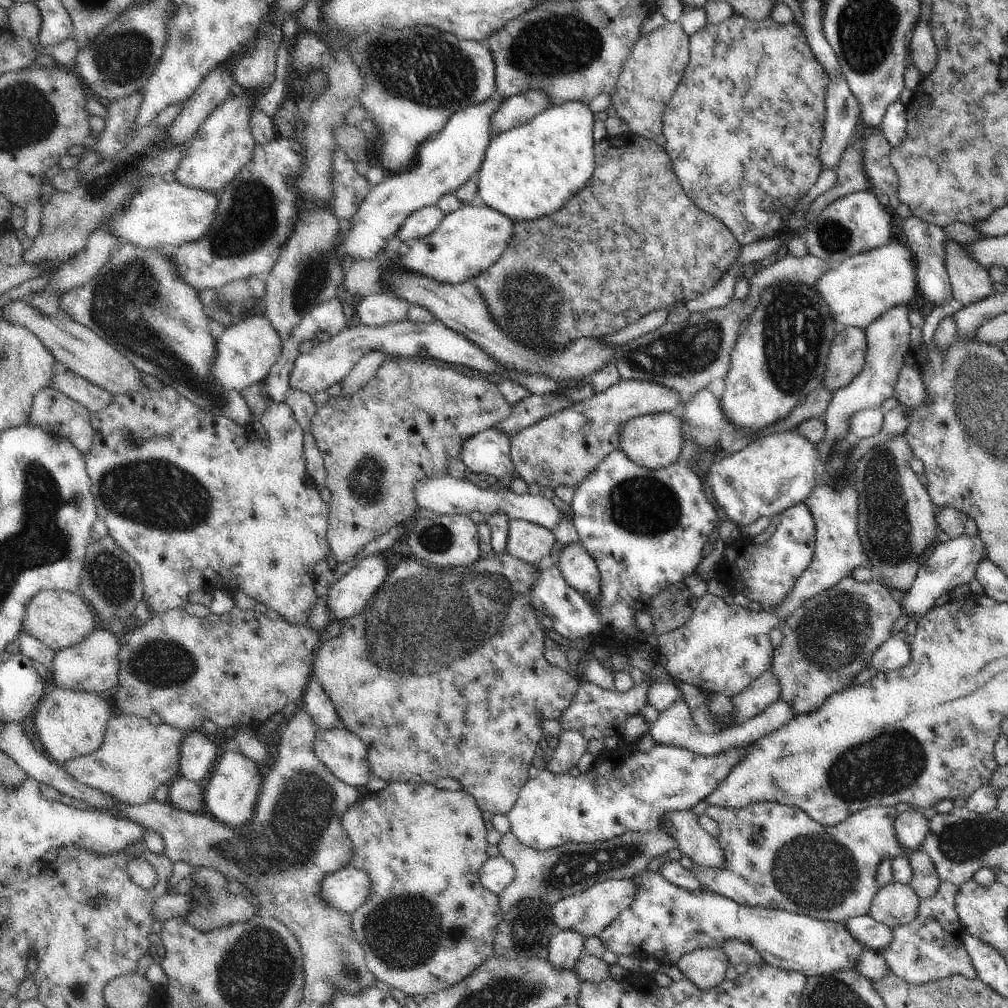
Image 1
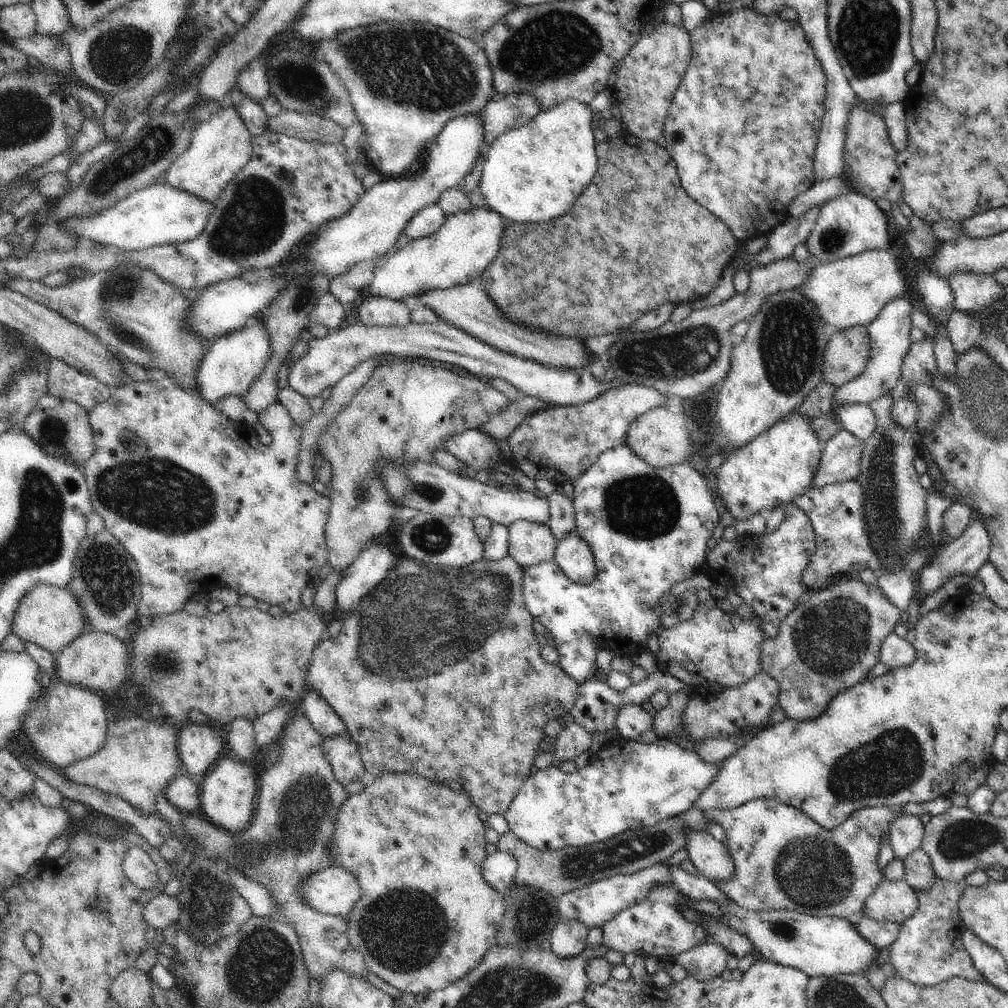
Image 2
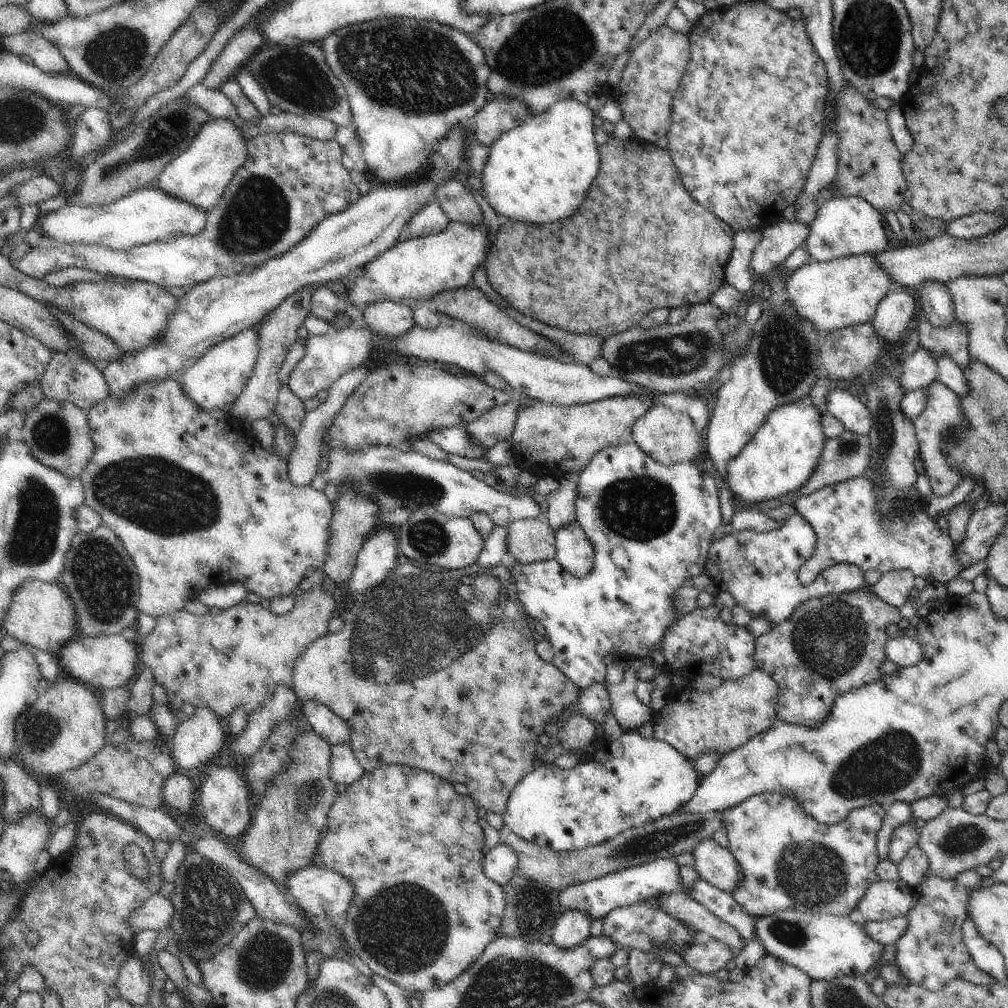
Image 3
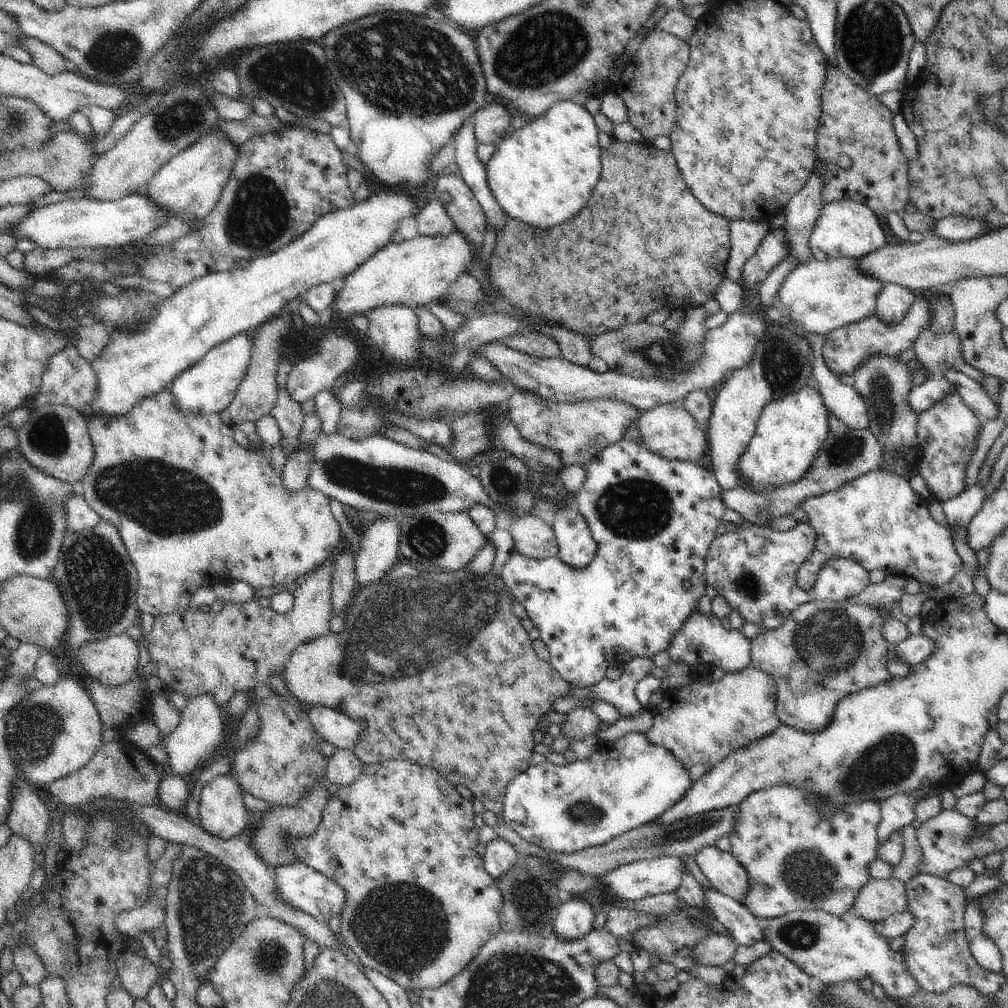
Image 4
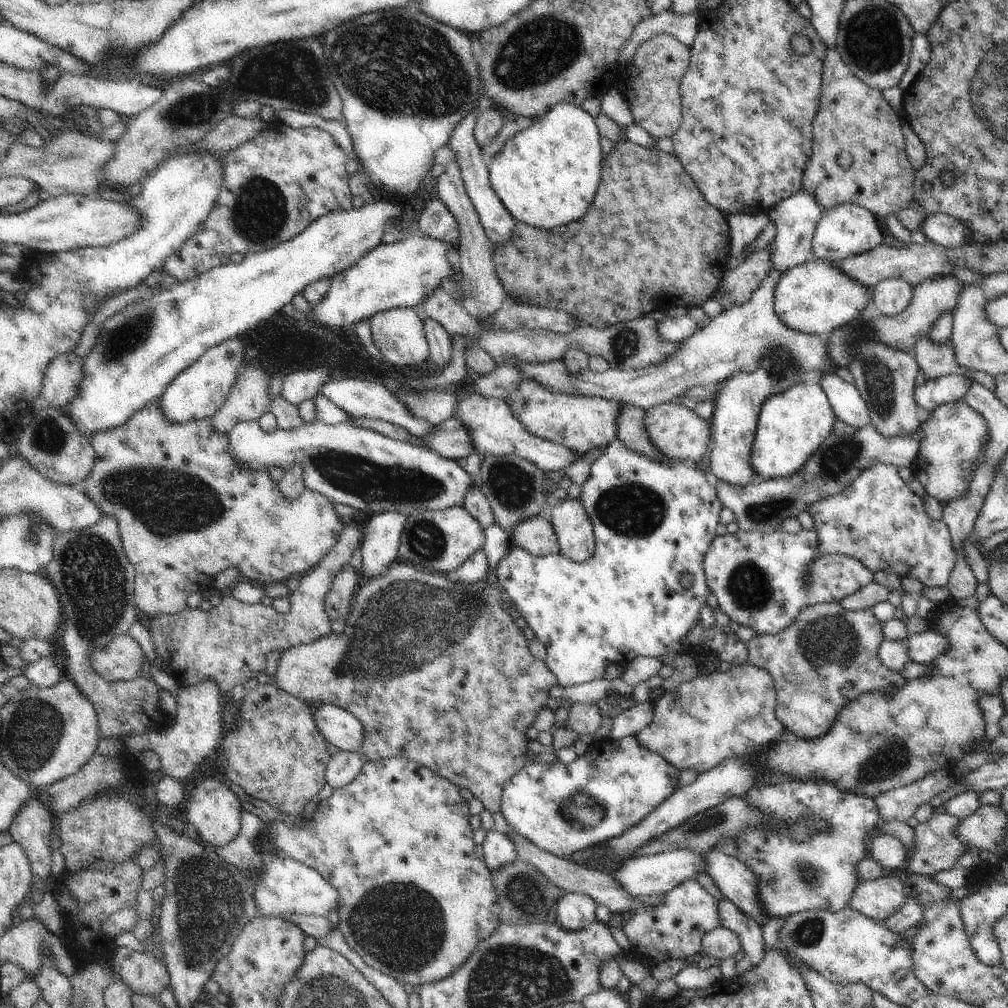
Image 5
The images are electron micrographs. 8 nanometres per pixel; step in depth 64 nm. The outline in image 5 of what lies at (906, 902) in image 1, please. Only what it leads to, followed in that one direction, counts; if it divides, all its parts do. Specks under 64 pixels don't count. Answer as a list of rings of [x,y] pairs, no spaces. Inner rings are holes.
[[[887,874],[885,878],[859,882],[857,890],[851,896],[849,908],[861,912],[863,916],[879,922],[885,922],[895,912],[905,906],[905,886],[897,880],[895,874]]]

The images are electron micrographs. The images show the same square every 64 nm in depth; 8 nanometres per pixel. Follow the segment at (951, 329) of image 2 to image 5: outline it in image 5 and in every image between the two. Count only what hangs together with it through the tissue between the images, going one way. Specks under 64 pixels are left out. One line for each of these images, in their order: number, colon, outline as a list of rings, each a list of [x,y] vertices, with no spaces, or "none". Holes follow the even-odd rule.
3: [[[921,312],[915,314],[915,320],[919,330],[919,346],[931,350],[935,358],[947,352],[961,370],[969,364],[969,332],[961,322],[955,320],[949,328],[935,328]]]
4: [[[929,326],[917,336],[915,344],[913,344],[913,350],[915,350],[915,358],[921,360],[931,376],[939,376],[943,374],[947,368],[955,368],[959,370],[961,374],[969,376],[971,380],[975,382],[981,382],[983,374],[969,366],[963,356],[961,356],[961,338],[955,330],[947,332],[947,334],[935,334]]]
5: [[[923,336],[911,348],[911,354],[917,360],[919,370],[925,374],[927,382],[935,380],[935,378],[941,378],[941,376],[959,374],[959,376],[973,378],[973,382],[979,382],[981,386],[985,386],[991,392],[995,390],[995,378],[993,376],[989,376],[985,372],[975,372],[975,370],[961,368],[955,362],[955,348],[953,348],[951,338],[947,342],[943,342],[943,344],[935,344],[935,342],[931,342],[929,336]]]

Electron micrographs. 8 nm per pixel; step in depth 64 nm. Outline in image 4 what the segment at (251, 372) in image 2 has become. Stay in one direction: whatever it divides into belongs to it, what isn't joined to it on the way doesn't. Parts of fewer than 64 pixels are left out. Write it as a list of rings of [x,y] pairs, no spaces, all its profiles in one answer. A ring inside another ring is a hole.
[[[237,334],[229,338],[227,342],[211,348],[197,364],[181,372],[181,376],[177,376],[169,384],[177,400],[177,410],[183,414],[197,414],[197,416],[209,416],[209,414],[223,412],[233,402],[239,384],[247,376],[251,356],[253,356],[253,344],[247,340],[245,334]]]

